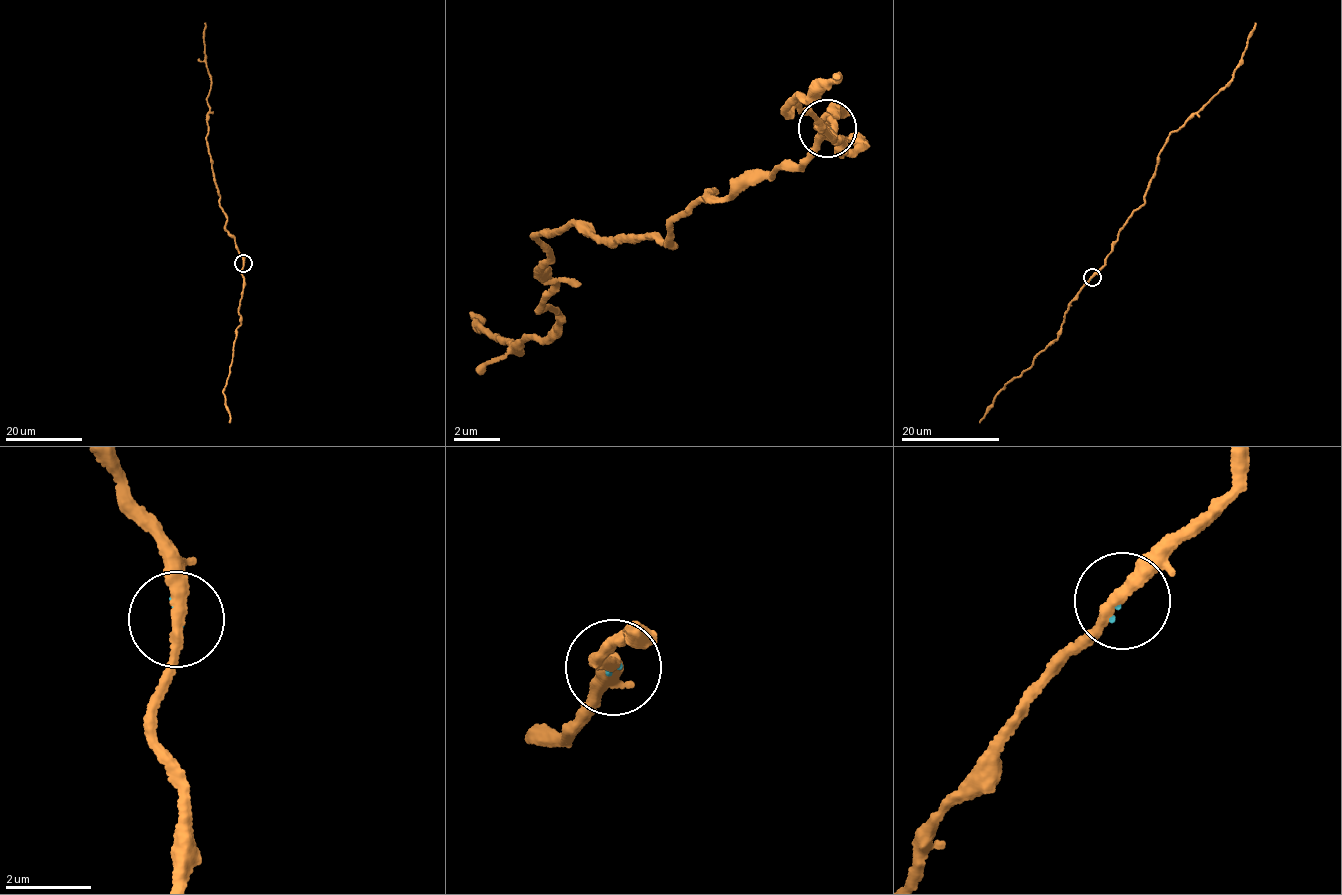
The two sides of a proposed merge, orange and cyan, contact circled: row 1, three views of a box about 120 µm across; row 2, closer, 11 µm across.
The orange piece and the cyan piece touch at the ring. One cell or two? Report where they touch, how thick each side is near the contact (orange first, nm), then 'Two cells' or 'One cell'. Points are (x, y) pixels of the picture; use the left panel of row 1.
Place: (243, 263). Thickness 280 nm (orange) against 70 nm. One cell

